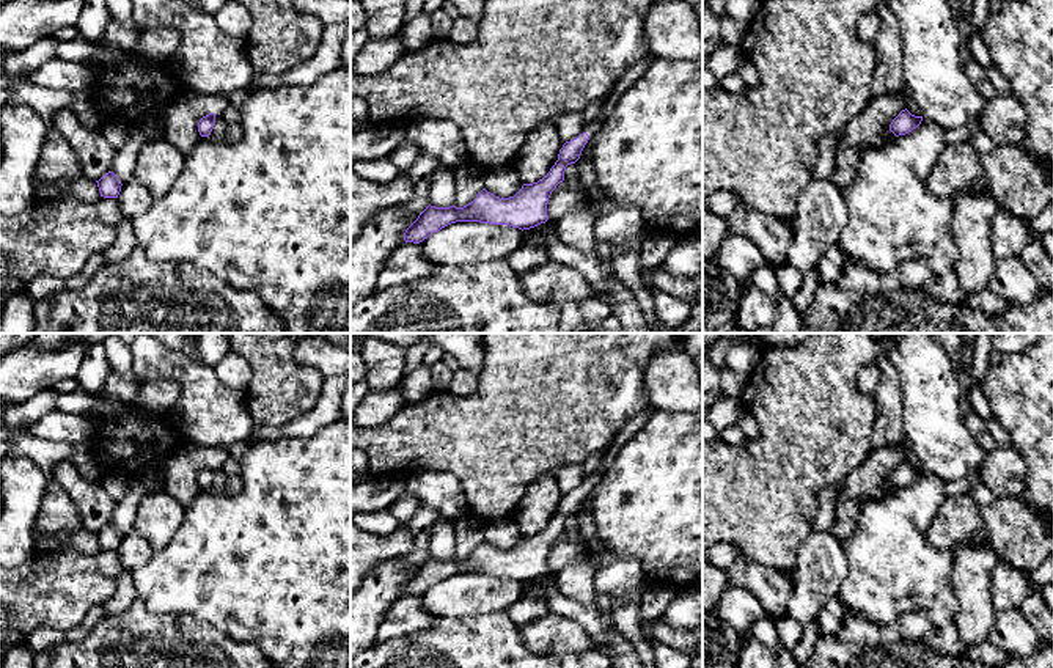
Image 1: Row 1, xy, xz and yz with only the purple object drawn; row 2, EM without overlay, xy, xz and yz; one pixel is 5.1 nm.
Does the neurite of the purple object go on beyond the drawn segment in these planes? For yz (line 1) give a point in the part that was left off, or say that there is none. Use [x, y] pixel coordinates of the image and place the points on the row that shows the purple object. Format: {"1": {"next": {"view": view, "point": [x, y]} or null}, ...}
{"1": {"next": null}}

